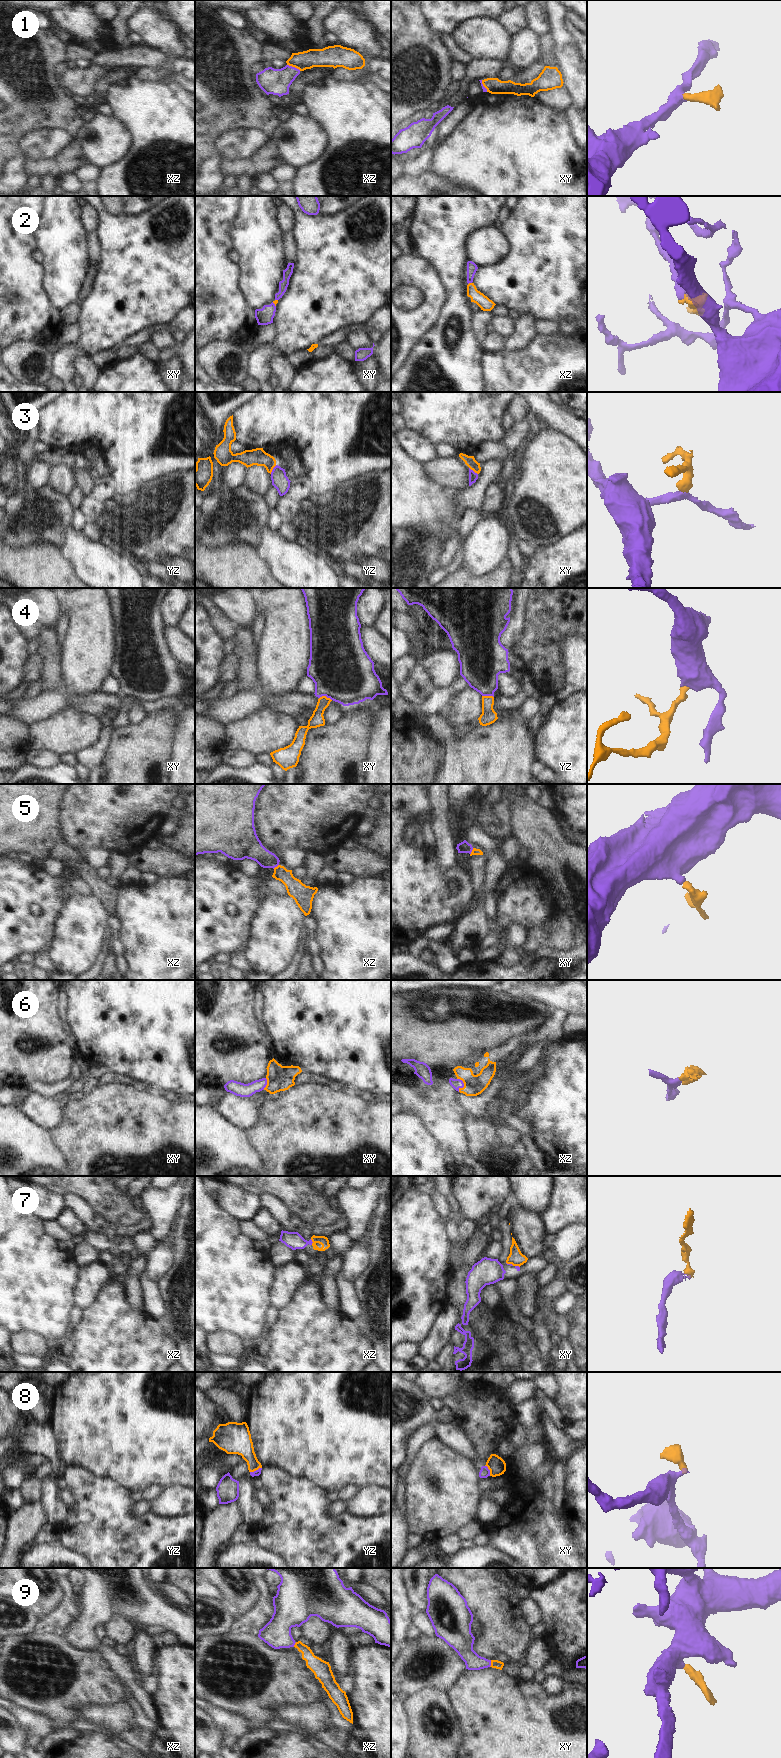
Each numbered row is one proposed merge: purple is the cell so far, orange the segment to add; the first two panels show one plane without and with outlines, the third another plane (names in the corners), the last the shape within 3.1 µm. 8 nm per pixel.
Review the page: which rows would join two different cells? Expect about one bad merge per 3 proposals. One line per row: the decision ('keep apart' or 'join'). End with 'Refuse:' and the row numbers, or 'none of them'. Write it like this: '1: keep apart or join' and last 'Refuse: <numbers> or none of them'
1: join
2: keep apart
3: join
4: keep apart
5: join
6: join
7: keep apart
8: keep apart
9: join
Refuse: 2, 4, 7, 8

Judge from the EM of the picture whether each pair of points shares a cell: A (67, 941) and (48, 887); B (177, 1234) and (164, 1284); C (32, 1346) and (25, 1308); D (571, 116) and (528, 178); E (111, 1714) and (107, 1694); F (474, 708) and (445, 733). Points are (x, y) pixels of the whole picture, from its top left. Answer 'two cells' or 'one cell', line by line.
A: two cells
B: one cell
C: two cells
D: two cells
E: two cells
F: two cells

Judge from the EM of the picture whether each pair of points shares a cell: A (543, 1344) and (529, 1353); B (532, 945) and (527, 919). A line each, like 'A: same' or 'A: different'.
A: different
B: different

